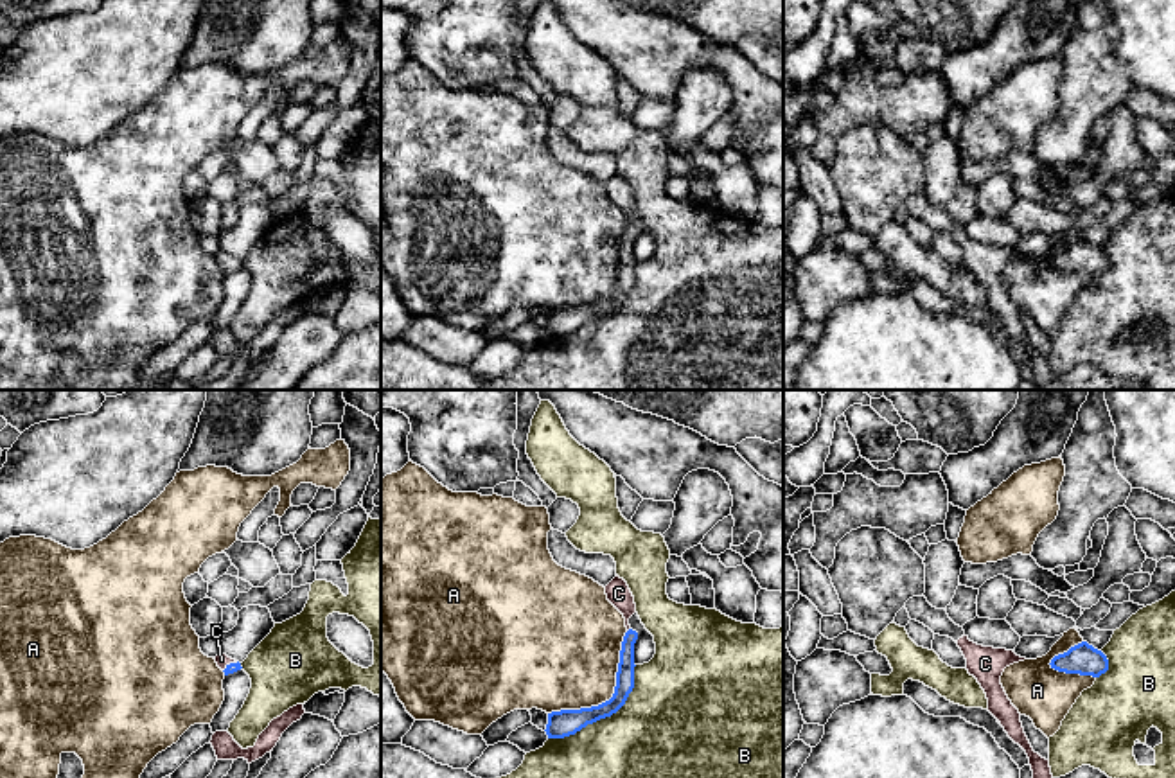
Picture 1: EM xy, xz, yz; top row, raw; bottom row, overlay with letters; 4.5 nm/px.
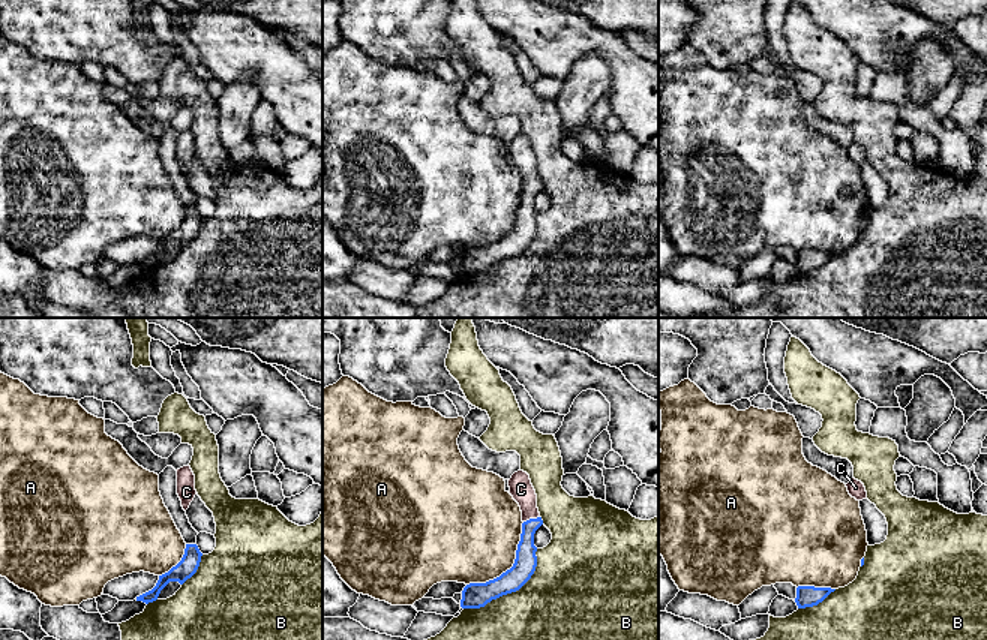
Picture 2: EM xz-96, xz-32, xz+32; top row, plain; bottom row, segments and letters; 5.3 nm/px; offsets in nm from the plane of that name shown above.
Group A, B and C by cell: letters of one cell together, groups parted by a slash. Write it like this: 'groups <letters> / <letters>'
groups A / B / C

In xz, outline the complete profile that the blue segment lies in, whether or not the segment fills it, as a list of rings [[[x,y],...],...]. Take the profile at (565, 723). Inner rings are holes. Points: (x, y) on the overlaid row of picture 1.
[[[629,629],[622,641],[620,663],[616,672],[614,694],[609,701],[580,710],[561,710],[548,713],[546,735],[548,738],[564,738],[575,735],[588,724],[593,724],[600,719],[611,717],[616,713],[627,701],[629,694],[634,688],[634,643],[638,632]]]

